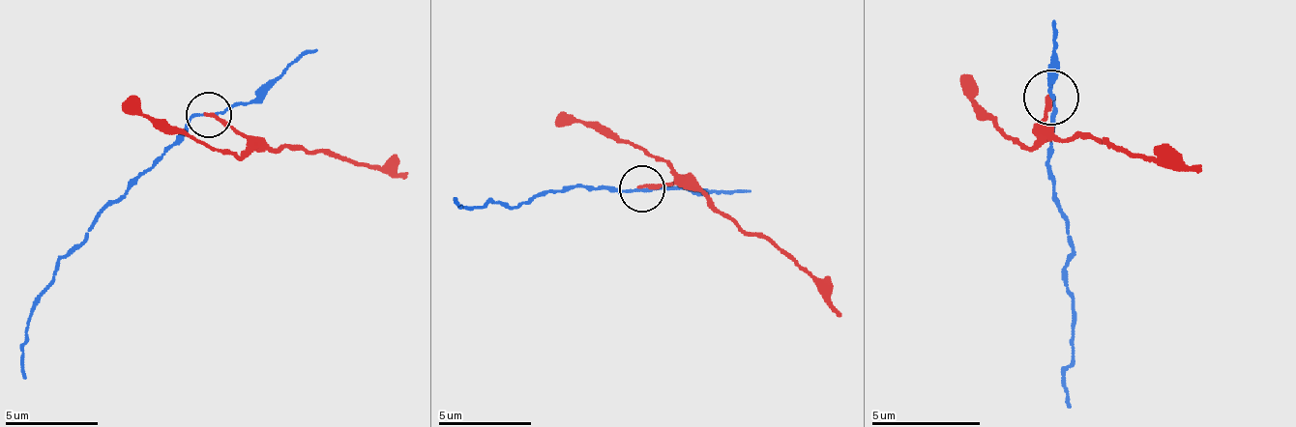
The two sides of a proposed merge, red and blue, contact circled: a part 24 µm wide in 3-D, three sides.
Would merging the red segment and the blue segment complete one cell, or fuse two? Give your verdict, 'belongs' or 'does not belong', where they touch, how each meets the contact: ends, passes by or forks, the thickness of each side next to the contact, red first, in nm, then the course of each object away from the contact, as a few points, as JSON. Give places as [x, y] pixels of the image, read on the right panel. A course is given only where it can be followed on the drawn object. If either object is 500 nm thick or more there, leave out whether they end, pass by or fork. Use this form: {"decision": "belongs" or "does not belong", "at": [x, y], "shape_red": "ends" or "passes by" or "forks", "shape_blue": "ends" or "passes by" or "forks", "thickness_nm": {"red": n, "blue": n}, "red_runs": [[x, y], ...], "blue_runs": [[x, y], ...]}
{"decision": "does not belong", "at": [1051, 97], "shape_red": "ends", "shape_blue": "passes by", "thickness_nm": {"red": 200, "blue": 140}, "red_runs": [[1049, 96], [1044, 123], [1060, 139], [1104, 139], [1109, 145], [1202, 166]], "blue_runs": [[1049, 96], [1055, 101], [1049, 177], [1072, 248], [1066, 270], [1072, 335], [1072, 406]]}

